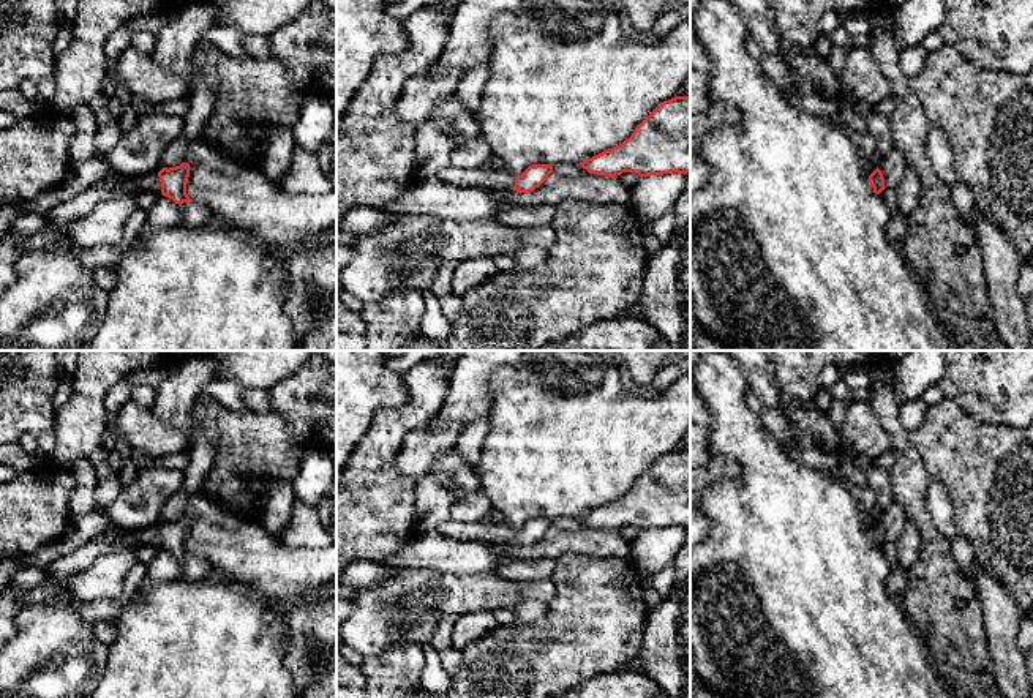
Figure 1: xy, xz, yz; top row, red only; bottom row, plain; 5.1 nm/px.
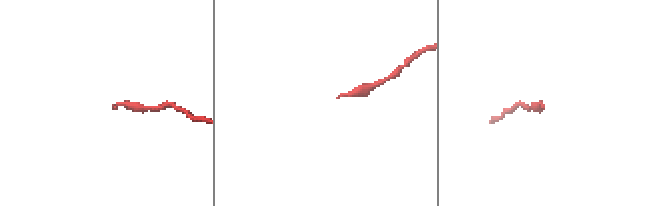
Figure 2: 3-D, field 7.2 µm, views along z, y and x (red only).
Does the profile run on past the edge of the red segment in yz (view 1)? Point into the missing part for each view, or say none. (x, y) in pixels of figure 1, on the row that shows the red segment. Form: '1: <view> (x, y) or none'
1: none

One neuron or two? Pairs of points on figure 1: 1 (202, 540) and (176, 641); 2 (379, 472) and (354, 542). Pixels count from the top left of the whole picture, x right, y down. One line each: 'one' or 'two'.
1: two
2: one

